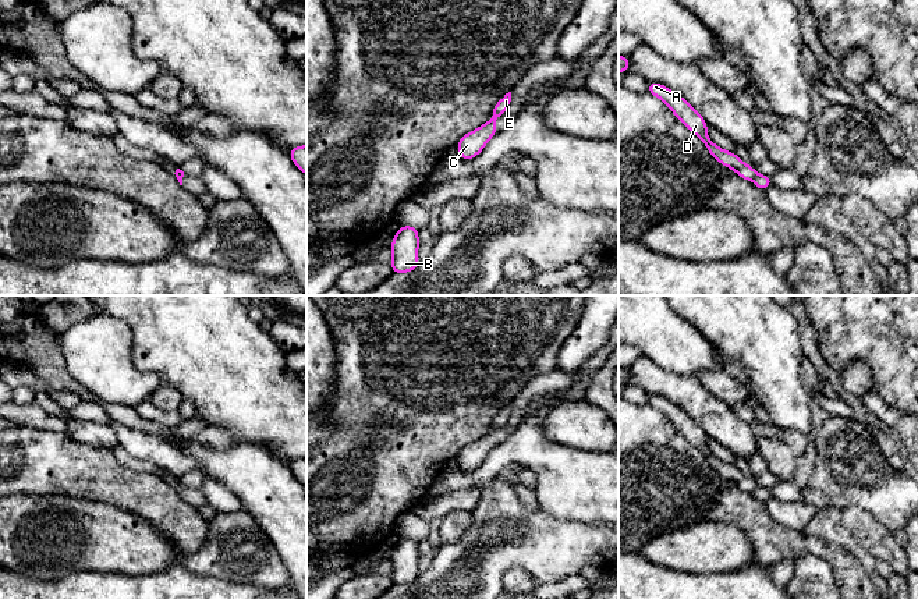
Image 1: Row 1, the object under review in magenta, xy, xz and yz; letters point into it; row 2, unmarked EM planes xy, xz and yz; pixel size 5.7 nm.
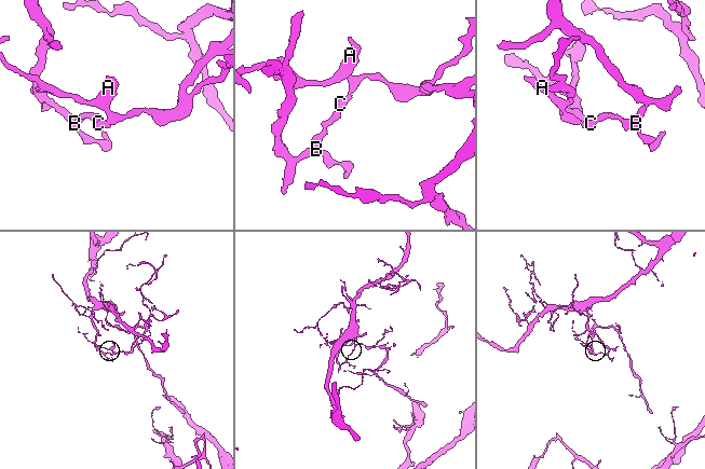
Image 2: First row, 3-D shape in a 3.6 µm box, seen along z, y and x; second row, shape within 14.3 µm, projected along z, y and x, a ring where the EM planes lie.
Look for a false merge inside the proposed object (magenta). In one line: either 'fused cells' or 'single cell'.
fused cells

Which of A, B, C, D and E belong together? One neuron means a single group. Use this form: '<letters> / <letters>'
A D E / B C

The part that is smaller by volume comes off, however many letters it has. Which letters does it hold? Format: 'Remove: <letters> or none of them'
Remove: A, D, E

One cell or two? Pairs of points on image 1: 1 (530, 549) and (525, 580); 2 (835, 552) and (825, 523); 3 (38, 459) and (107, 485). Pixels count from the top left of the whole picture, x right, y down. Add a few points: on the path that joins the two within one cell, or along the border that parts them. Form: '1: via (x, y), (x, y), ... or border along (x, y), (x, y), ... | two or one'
1: border along (502, 576), (510, 569), (523, 567), (541, 582) | two
2: border along (803, 532), (842, 546), (860, 562) | two
3: via (55, 464), (91, 472) | one

